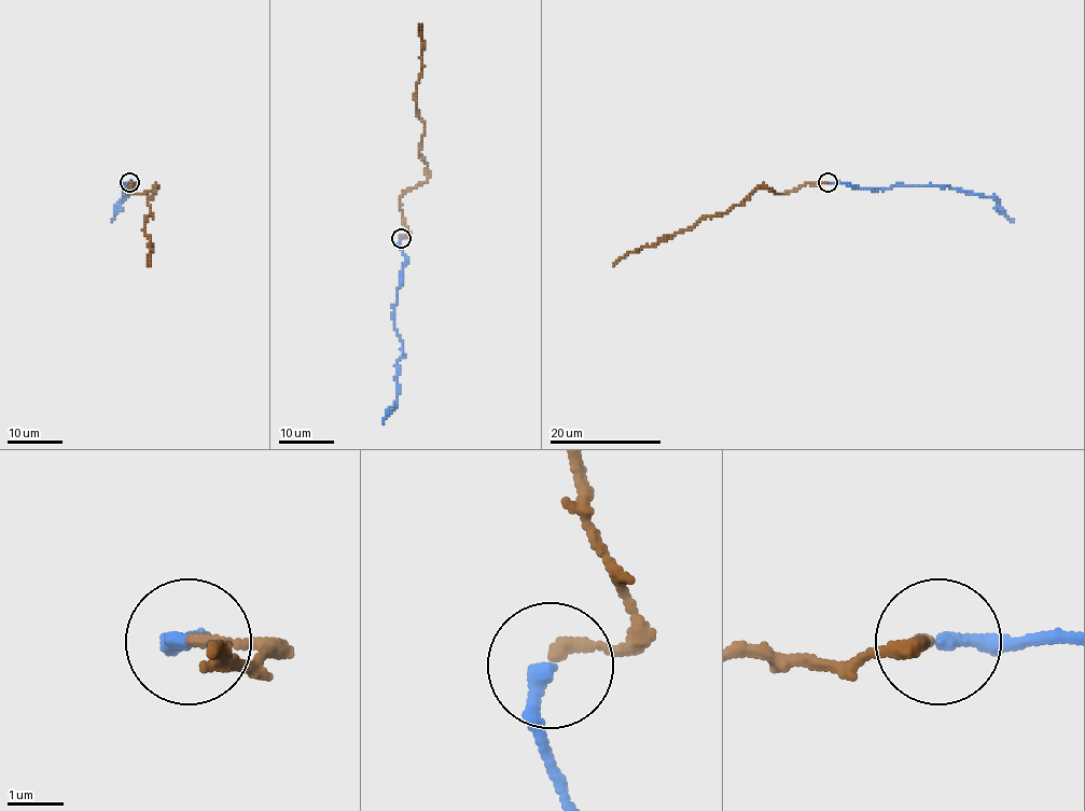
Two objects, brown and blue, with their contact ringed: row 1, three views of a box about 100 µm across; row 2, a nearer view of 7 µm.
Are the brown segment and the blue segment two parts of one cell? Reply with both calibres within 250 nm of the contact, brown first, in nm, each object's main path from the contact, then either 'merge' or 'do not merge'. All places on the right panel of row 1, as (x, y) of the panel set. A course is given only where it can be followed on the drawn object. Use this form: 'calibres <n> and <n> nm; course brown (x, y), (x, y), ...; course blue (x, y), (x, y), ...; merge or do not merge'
calibres 190 and 280 nm; course brown (826, 182), (804, 183), (778, 193), (757, 187), (725, 212), (701, 218), (654, 245), (643, 246), (613, 266); course blue (828, 182), (875, 191), (895, 184), (932, 184), (981, 193), (993, 197), (1000, 210), (1014, 221); merge

